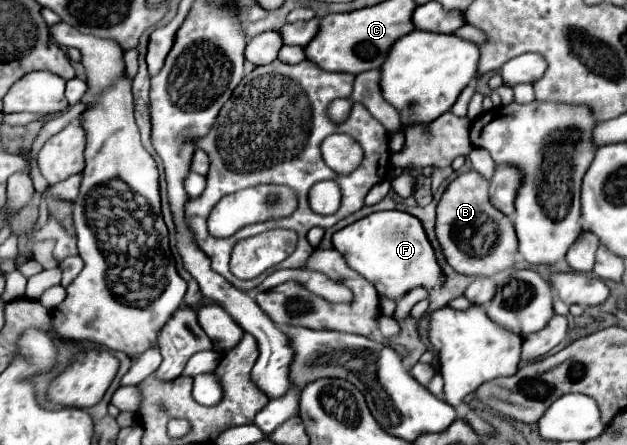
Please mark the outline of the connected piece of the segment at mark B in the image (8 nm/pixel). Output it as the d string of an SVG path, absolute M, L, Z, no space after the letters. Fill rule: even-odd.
M476 171L462 173L444 191L436 209L436 237L450 267L466 275L484 275L506 271L518 255L518 237L512 221L498 213L488 201L488 181Z

